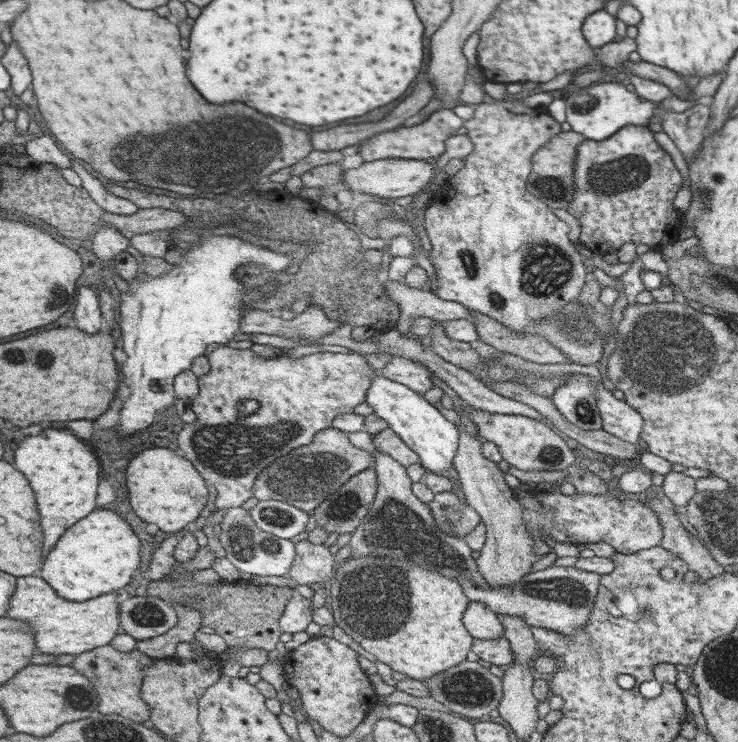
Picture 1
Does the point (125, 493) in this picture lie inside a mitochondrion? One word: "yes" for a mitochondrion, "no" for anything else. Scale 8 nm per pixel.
no

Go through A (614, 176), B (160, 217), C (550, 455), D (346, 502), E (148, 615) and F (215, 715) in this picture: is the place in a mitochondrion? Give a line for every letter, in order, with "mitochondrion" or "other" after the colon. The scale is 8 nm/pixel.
A: mitochondrion
B: other
C: mitochondrion
D: mitochondrion
E: mitochondrion
F: other

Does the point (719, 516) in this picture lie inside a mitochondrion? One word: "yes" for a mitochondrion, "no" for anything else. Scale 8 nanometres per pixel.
yes

